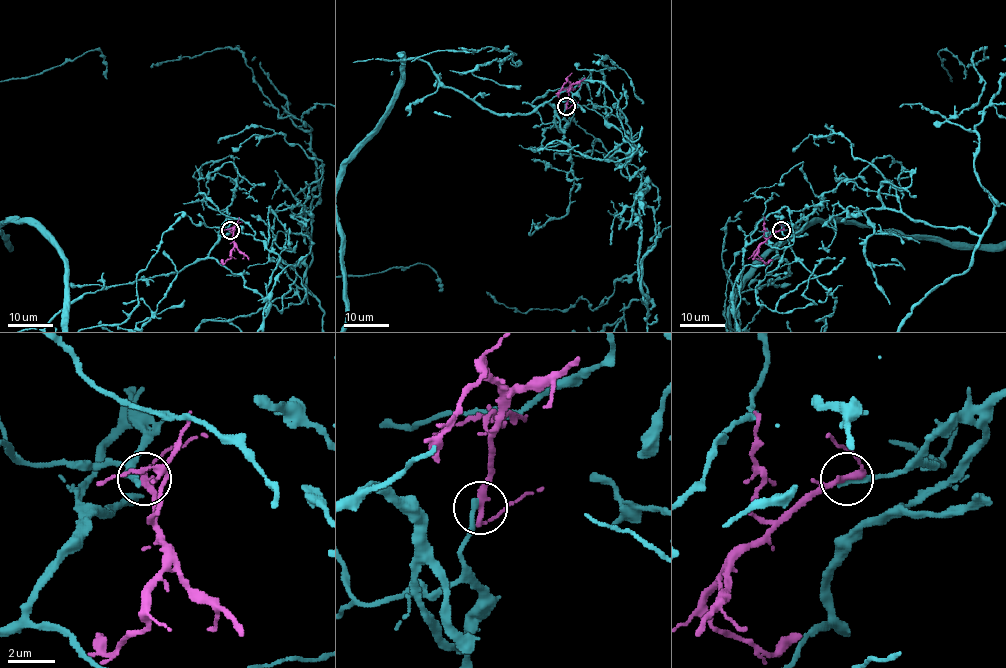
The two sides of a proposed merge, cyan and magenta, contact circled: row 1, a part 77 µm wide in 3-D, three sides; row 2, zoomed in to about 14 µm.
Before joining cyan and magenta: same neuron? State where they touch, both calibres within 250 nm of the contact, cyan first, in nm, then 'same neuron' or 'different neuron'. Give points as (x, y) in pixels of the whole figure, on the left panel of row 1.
place (230, 230); calibres 240 and 240 nm; different neuron

